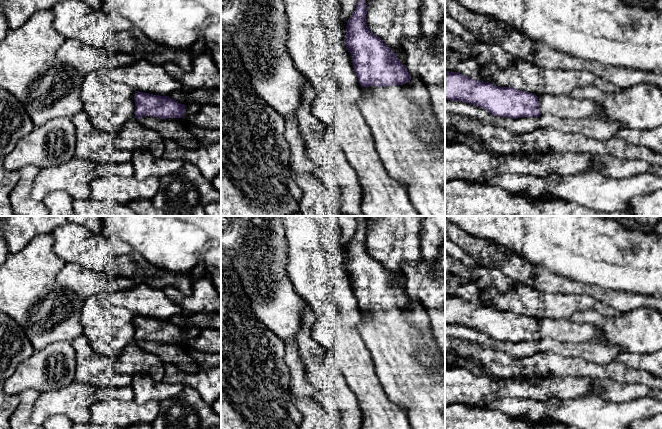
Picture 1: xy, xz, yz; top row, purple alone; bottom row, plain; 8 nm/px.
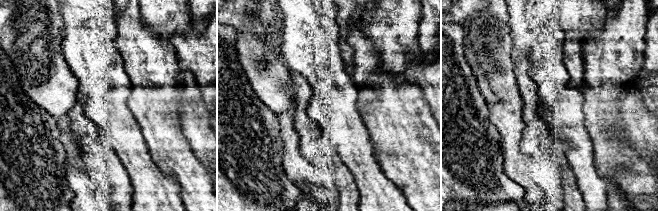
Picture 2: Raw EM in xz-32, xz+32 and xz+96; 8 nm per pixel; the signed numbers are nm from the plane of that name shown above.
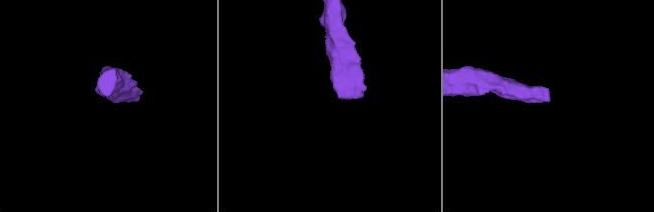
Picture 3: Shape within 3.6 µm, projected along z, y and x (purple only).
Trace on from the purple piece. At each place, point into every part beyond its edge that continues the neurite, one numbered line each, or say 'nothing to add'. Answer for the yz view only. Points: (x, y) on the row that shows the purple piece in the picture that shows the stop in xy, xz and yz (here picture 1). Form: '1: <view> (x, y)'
1: yz (561, 106)

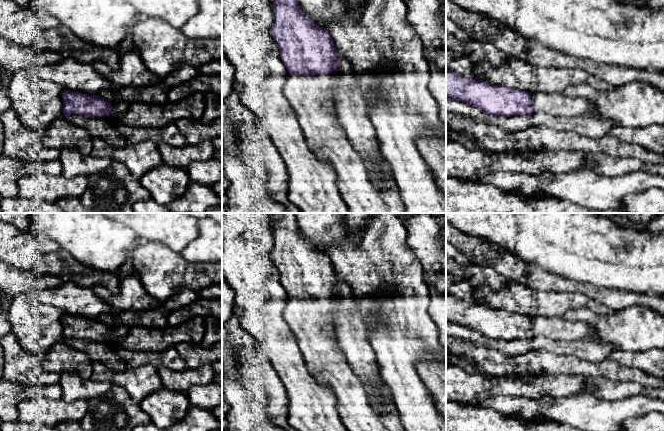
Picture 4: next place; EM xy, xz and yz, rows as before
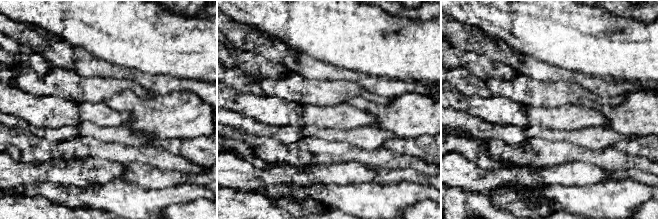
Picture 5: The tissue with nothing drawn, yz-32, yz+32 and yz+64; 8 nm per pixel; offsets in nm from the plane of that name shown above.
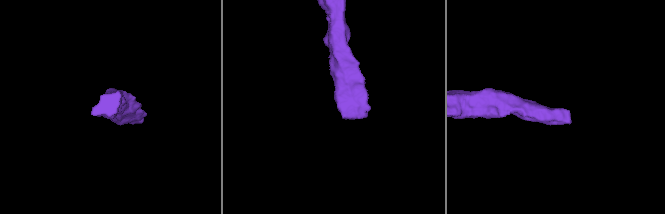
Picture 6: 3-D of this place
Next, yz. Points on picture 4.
1: yz (554, 104)

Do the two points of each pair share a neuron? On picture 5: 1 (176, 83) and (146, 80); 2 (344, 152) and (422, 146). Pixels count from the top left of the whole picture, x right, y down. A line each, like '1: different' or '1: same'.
1: same
2: different

